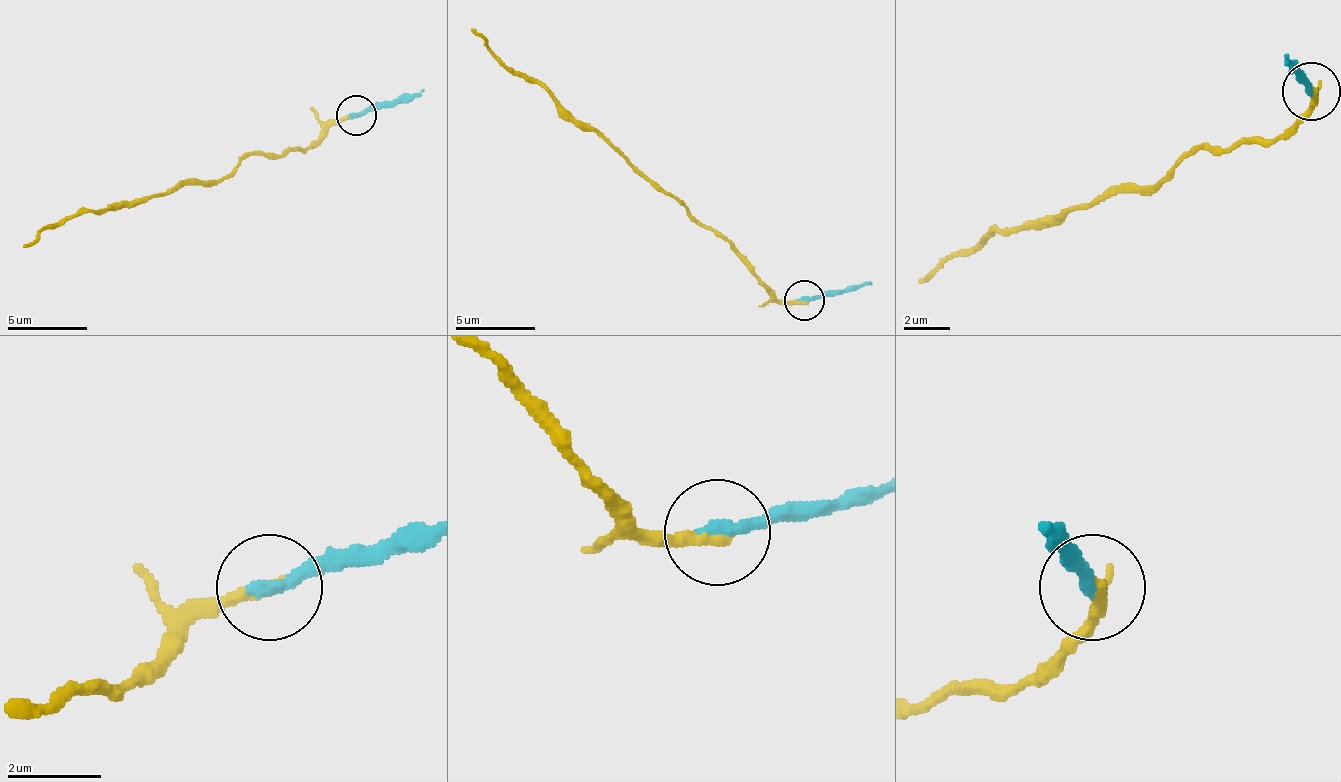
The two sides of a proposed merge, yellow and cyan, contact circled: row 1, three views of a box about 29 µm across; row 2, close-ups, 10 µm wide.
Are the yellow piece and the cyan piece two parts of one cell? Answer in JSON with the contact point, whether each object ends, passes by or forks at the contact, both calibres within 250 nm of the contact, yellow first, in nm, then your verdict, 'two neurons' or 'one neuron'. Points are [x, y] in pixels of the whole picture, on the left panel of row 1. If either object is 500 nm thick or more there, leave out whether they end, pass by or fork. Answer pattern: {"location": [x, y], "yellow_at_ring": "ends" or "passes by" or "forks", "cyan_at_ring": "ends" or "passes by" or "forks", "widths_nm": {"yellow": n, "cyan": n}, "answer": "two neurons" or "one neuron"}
{"location": [356, 115], "yellow_at_ring": "ends", "cyan_at_ring": "ends", "widths_nm": {"yellow": 280, "cyan": 320}, "answer": "two neurons"}

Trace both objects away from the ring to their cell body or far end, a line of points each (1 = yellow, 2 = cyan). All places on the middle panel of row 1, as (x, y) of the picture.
1: (805, 301), (781, 301), (693, 217), (626, 162), (594, 130), (542, 86), (514, 74), (471, 30)
2: (805, 301), (861, 289), (872, 281)

